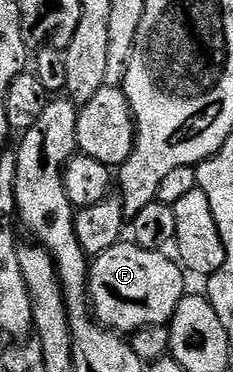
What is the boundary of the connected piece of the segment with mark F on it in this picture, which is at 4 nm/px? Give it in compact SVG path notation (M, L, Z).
M130 240L117 242L112 248L108 248L108 252L97 255L88 266L88 302L93 317L106 329L123 336L129 336L140 328L167 325L182 298L188 294L185 277L187 275L183 267L167 254L145 250Z

